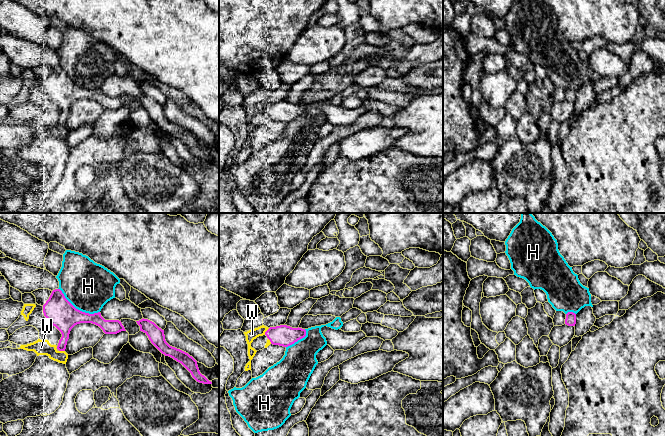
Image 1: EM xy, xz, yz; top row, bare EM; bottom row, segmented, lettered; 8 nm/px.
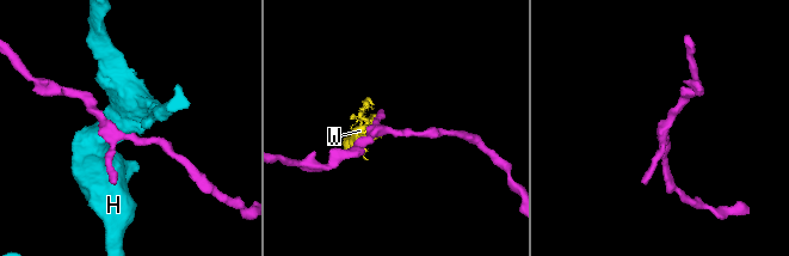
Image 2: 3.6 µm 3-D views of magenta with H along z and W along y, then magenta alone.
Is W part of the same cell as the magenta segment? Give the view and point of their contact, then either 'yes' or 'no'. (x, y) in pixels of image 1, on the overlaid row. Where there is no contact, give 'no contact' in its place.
contact xz (266, 331); no

